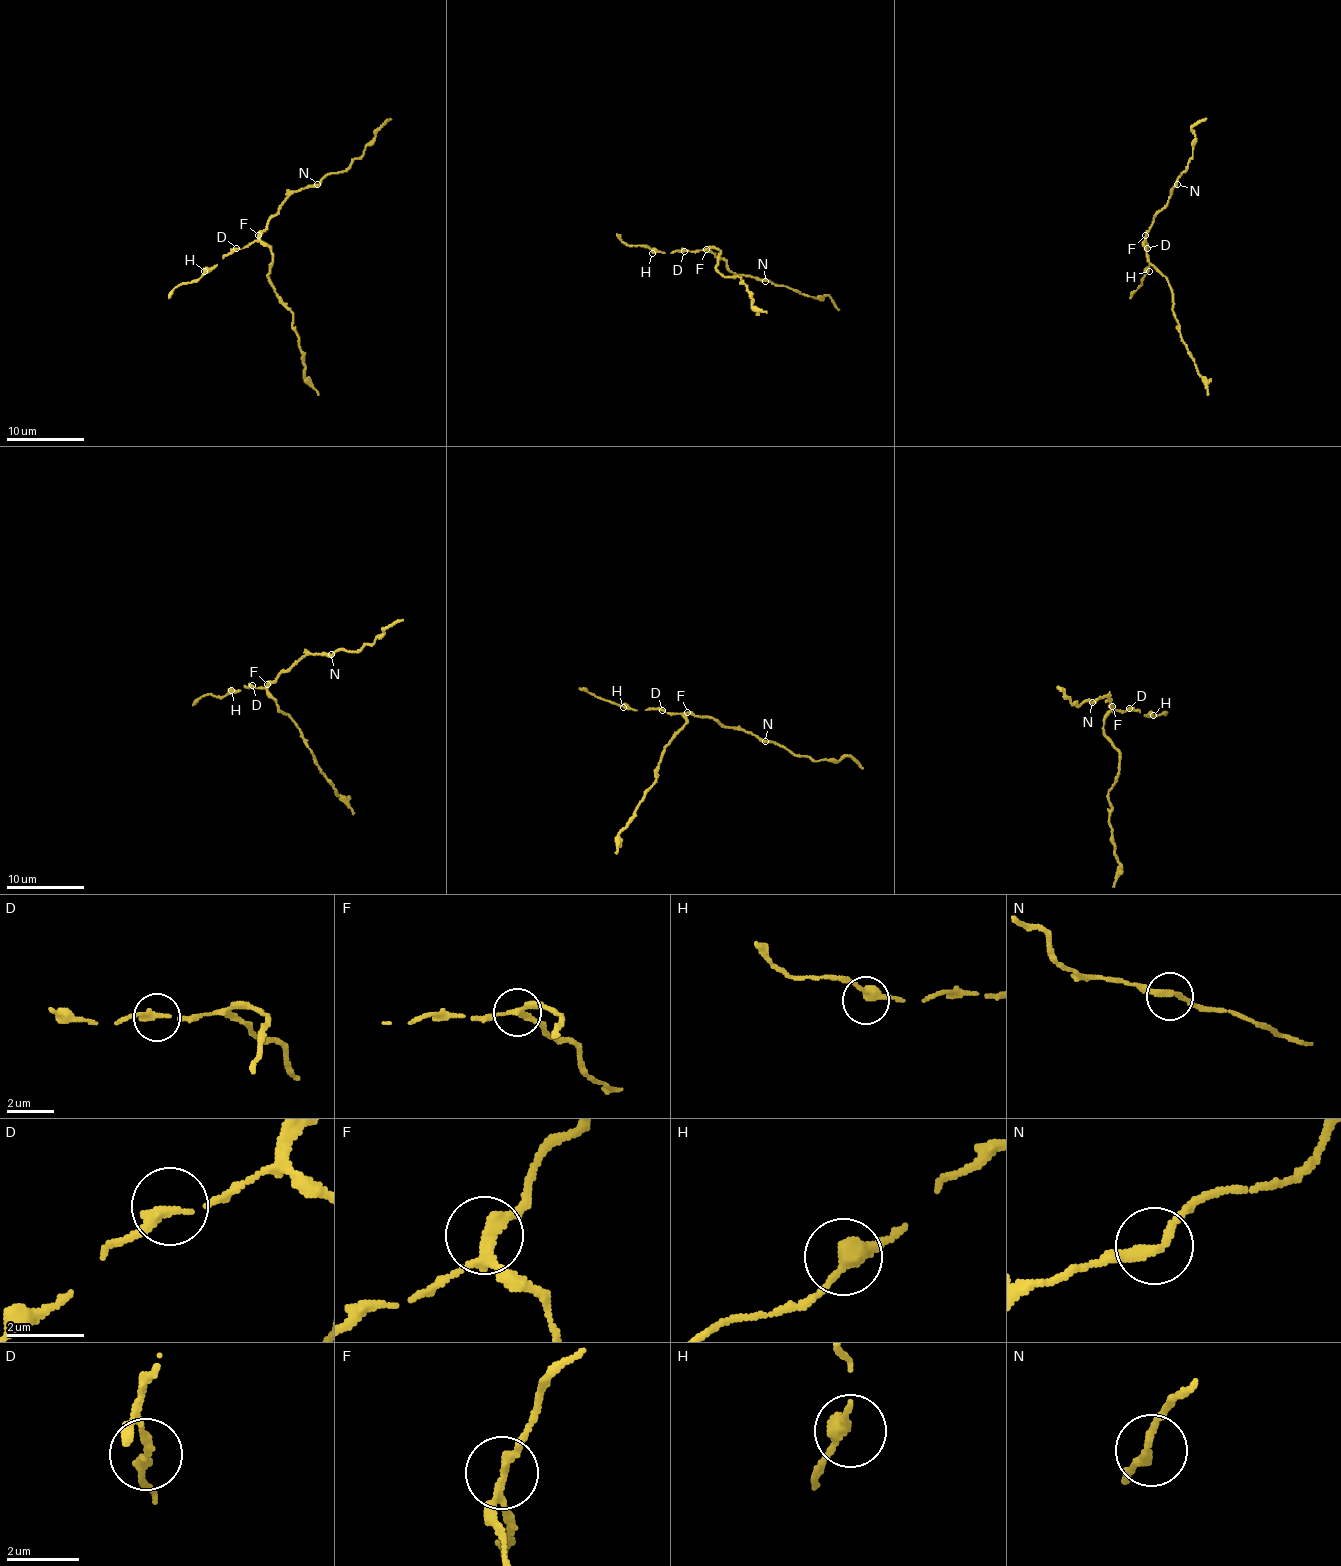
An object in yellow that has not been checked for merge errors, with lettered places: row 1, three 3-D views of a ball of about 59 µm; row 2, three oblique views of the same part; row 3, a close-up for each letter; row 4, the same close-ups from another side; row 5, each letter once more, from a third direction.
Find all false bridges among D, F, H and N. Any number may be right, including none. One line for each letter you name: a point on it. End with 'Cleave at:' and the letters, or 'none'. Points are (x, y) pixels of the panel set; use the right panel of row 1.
Cleave at: none

